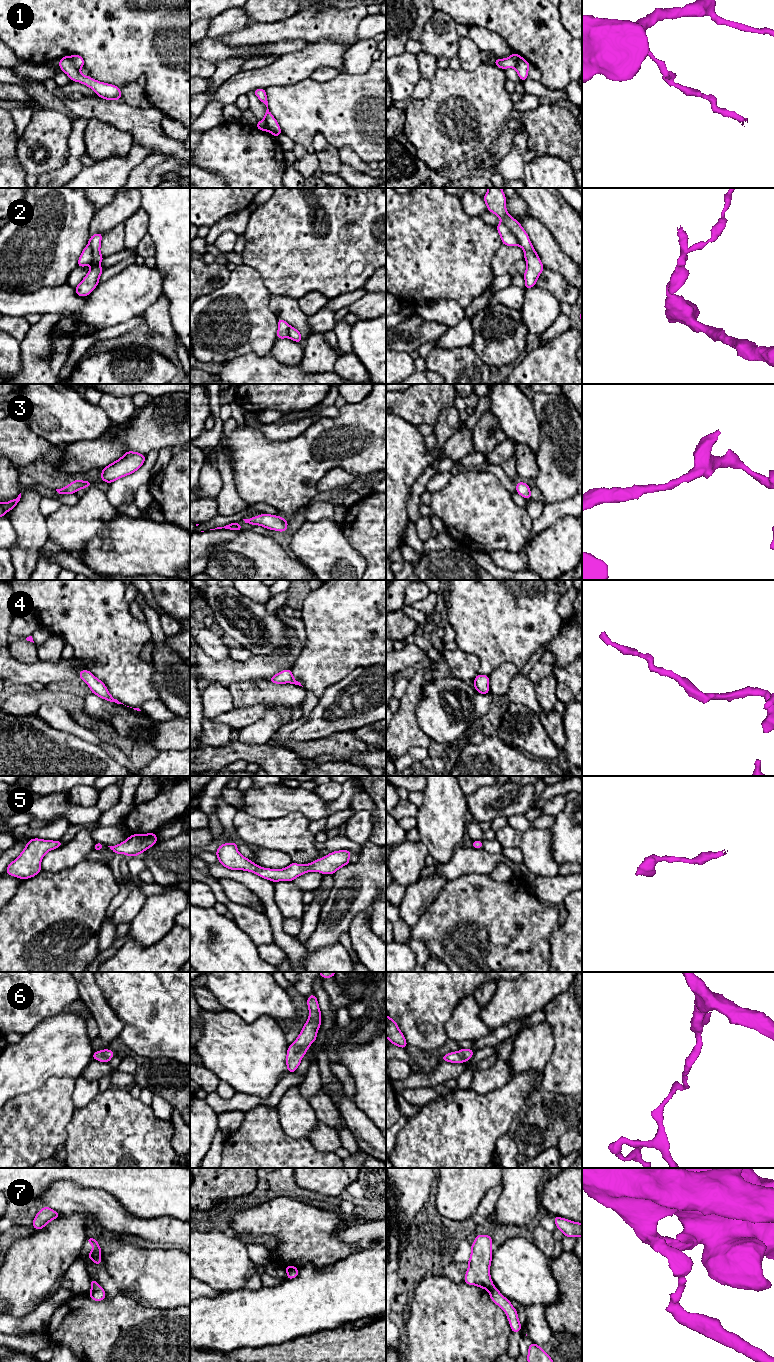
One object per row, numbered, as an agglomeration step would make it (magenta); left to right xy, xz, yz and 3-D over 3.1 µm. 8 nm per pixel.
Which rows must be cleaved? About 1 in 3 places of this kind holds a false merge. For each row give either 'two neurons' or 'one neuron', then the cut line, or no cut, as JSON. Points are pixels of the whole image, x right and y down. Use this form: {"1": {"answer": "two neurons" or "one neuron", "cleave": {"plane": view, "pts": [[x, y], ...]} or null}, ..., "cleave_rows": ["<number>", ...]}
{"1": {"answer": "two neurons", "cleave": {"plane": "xy", "pts": [[69, 56], [78, 69]]}}, "2": {"answer": "two neurons", "cleave": {"plane": "yz", "pts": [[502, 222], [512, 232], [520, 245]]}}, "3": {"answer": "one neuron", "cleave": null}, "4": {"answer": "one neuron", "cleave": null}, "5": {"answer": "one neuron", "cleave": null}, "6": {"answer": "one neuron", "cleave": null}, "7": {"answer": "two neurons", "cleave": {"plane": "yz", "pts": [[493, 1285], [488, 1290]]}}, "cleave_rows": ["1", "2", "7"]}

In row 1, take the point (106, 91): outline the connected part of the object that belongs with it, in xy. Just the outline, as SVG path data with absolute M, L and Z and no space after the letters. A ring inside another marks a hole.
M70 56L62 57L59 60L59 68L65 72L72 81L80 82L90 87L99 97L105 100L121 100L120 87L99 82L90 76L84 76L74 65Z

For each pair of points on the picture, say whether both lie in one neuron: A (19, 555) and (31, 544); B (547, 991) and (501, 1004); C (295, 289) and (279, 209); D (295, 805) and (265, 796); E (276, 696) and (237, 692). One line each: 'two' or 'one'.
A: one
B: one
C: one
D: one
E: one

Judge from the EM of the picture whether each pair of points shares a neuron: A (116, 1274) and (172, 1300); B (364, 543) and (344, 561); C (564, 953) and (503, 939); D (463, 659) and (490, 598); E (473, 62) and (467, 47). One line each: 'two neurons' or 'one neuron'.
A: one neuron
B: two neurons
C: two neurons
D: two neurons
E: one neuron

